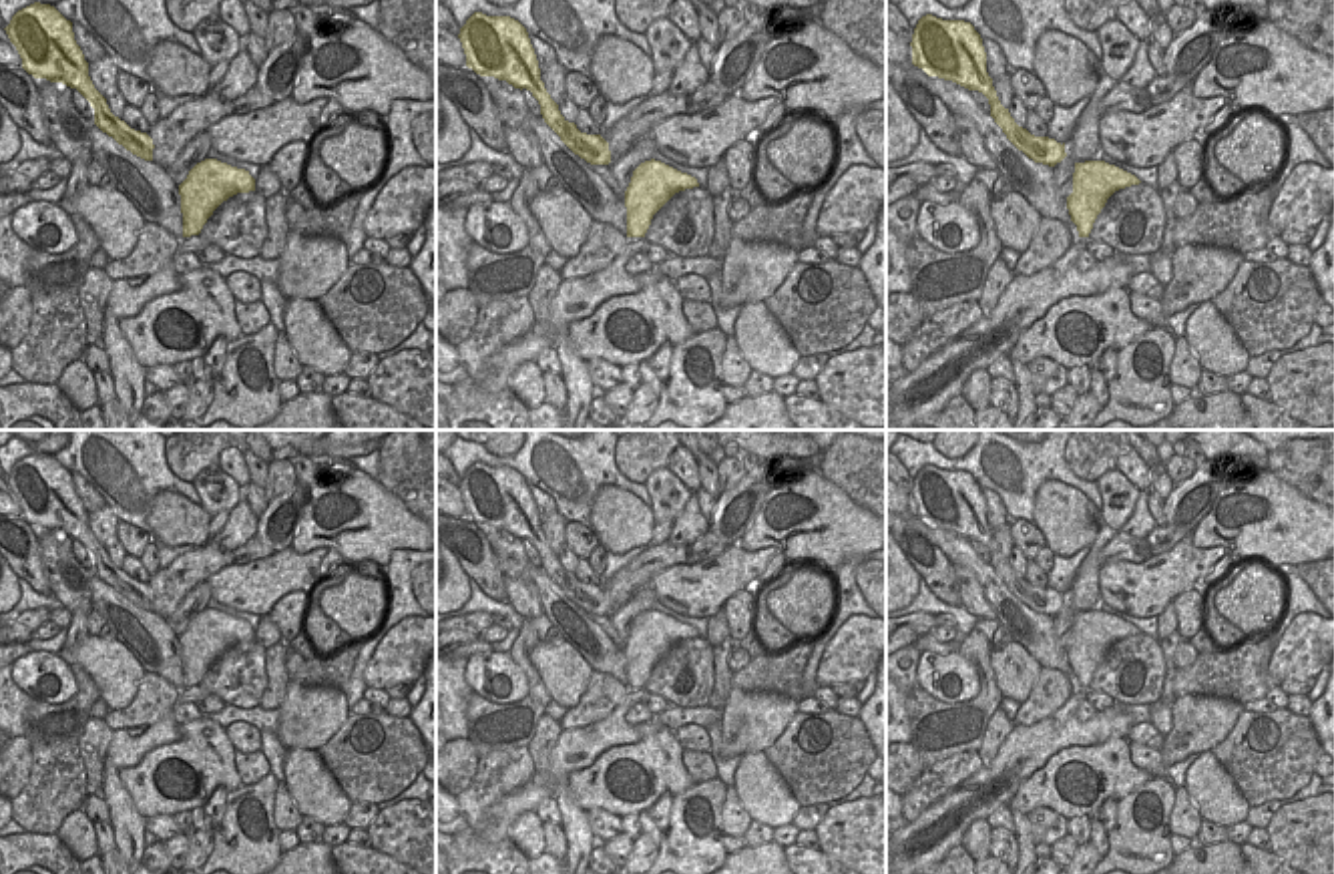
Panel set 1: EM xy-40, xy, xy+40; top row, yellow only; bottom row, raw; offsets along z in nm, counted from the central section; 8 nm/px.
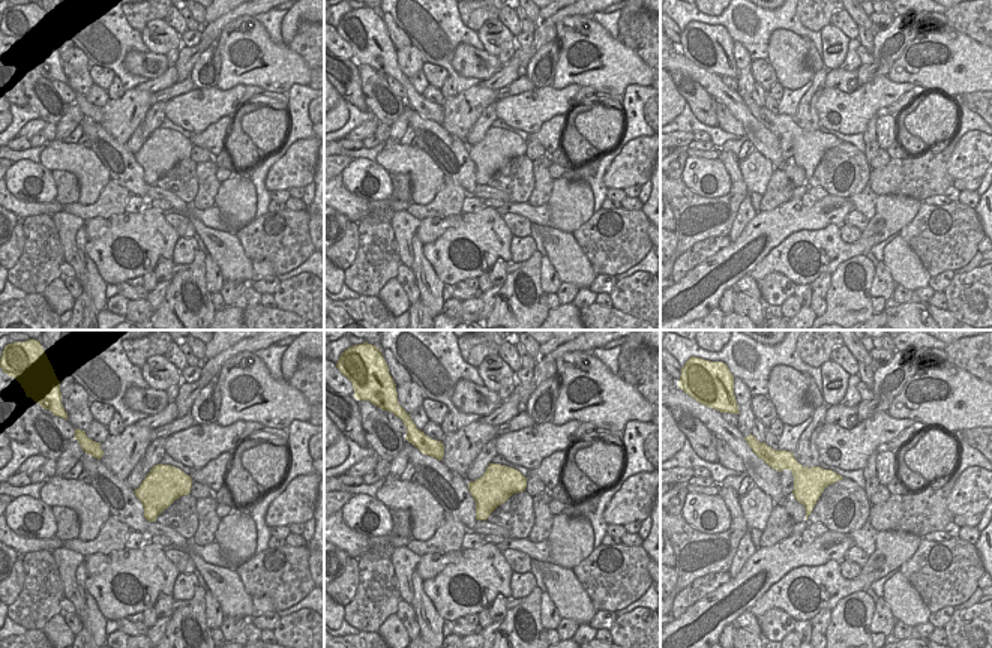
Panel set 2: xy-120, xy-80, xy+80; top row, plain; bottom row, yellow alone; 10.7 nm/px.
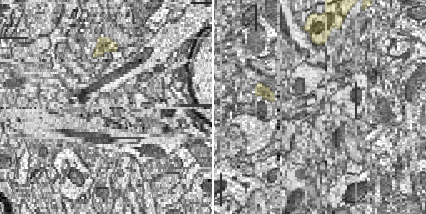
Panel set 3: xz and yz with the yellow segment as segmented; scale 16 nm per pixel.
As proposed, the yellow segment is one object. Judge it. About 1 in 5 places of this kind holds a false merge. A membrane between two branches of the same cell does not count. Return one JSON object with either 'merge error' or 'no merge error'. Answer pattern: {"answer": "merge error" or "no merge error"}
{"answer": "no merge error"}

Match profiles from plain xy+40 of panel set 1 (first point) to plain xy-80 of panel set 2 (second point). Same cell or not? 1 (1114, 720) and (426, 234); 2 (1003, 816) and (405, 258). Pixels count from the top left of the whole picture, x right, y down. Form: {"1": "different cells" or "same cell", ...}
{"1": "same cell", "2": "same cell"}

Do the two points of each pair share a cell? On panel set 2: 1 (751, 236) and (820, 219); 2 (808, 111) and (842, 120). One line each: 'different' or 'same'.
1: same
2: different

